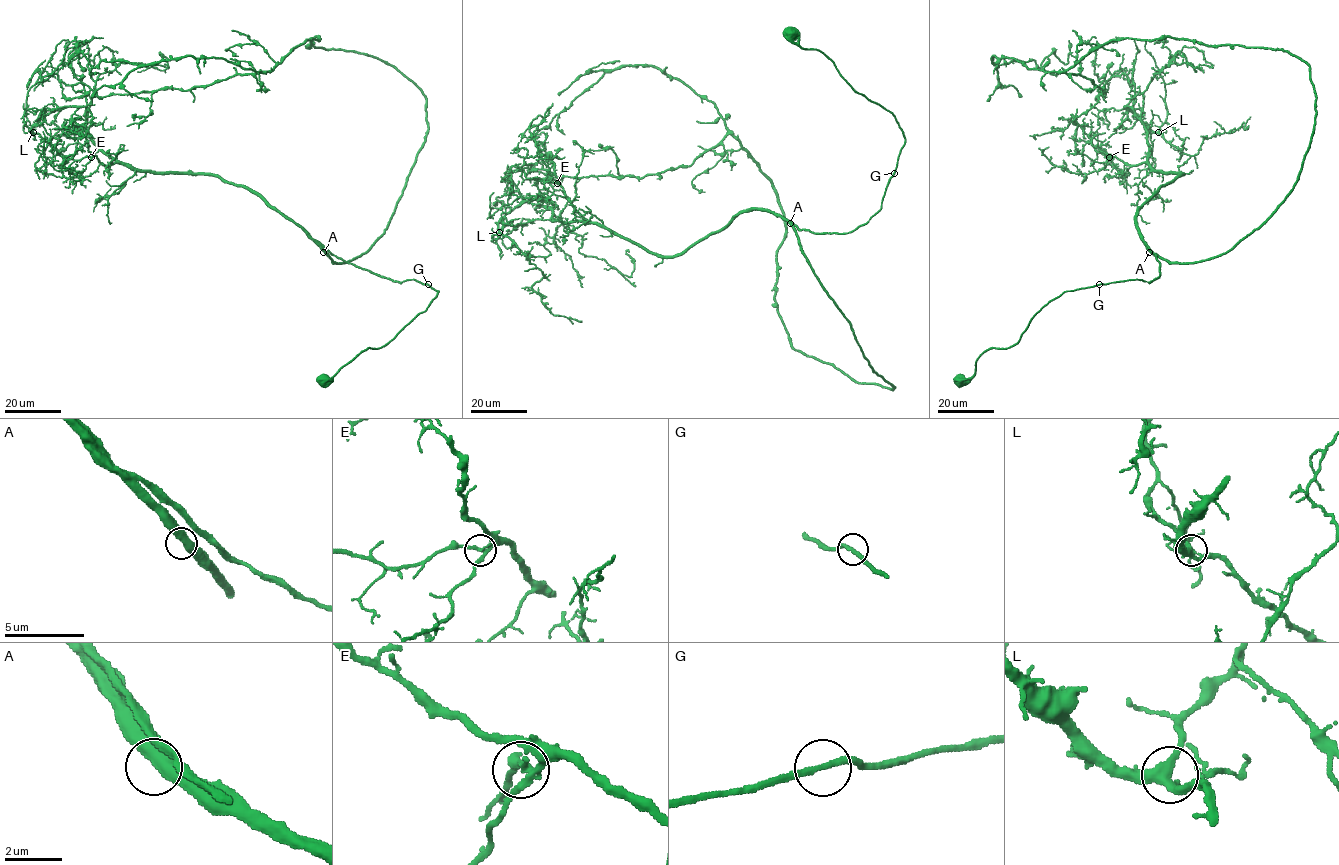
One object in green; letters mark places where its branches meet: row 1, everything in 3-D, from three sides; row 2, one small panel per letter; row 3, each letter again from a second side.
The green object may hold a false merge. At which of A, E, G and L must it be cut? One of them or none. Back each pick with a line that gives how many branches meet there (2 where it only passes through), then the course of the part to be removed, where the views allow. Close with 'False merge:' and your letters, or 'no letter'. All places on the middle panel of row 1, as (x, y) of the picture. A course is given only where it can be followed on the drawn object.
False merge: no letter

